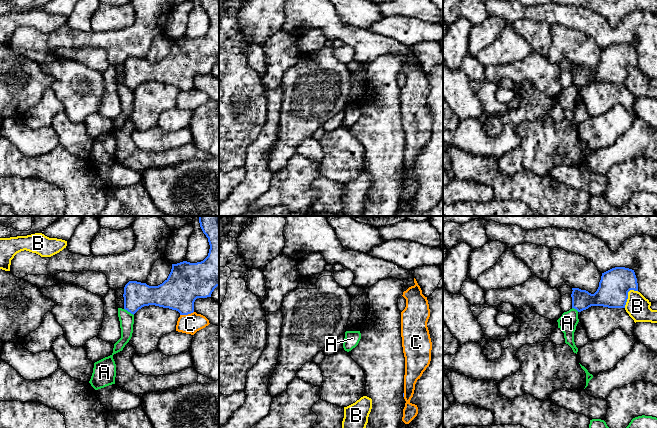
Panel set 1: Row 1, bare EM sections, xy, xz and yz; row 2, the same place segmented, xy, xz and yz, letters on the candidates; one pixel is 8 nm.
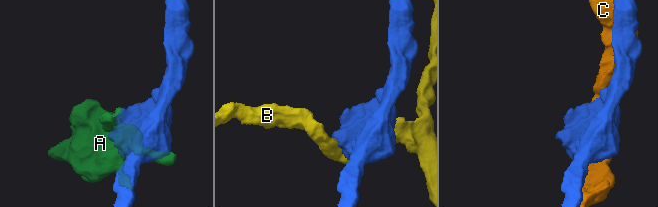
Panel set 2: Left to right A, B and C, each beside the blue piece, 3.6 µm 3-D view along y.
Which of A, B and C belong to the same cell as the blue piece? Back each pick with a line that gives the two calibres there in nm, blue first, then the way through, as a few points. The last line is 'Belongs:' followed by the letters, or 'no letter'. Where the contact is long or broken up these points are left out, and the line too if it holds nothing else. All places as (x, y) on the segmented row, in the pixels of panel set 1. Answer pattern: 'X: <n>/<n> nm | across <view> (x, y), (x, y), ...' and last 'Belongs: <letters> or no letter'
Belongs: no letter

